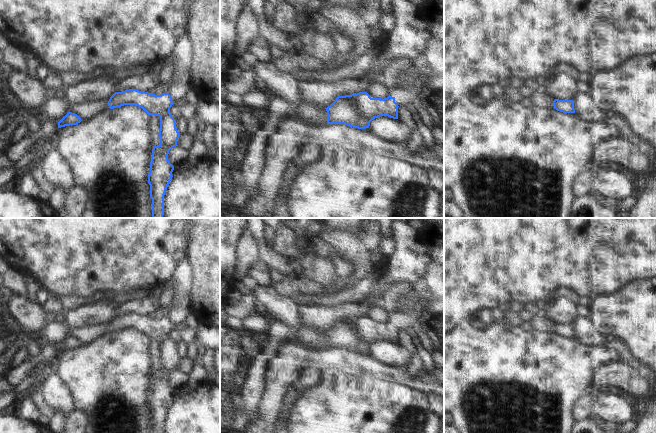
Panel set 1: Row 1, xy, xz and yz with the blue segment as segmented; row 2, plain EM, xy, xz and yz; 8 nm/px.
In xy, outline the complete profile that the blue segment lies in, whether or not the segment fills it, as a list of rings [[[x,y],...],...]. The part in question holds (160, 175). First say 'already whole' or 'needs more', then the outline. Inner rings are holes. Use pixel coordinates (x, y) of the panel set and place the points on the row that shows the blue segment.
needs more | [[[129,89],[122,92],[115,92],[108,101],[110,109],[124,105],[136,105],[141,107],[148,115],[156,115],[160,118],[159,139],[160,144],[152,149],[150,172],[148,183],[150,185],[150,198],[152,199],[152,218],[163,218],[164,195],[172,180],[174,166],[168,160],[169,151],[178,146],[180,133],[176,128],[176,120],[170,113],[170,108],[180,107],[184,102],[191,102],[193,99],[174,99],[171,95],[163,93],[155,95],[145,91]]]

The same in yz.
already whole | [[[559,100],[553,101],[554,109],[563,113],[575,113],[573,100]]]

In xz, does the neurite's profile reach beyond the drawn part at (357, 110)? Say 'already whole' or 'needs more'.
needs more

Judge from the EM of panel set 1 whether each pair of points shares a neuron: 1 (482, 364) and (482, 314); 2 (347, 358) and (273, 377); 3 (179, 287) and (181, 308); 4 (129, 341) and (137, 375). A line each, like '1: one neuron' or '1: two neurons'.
1: two neurons
2: one neuron
3: one neuron
4: one neuron

